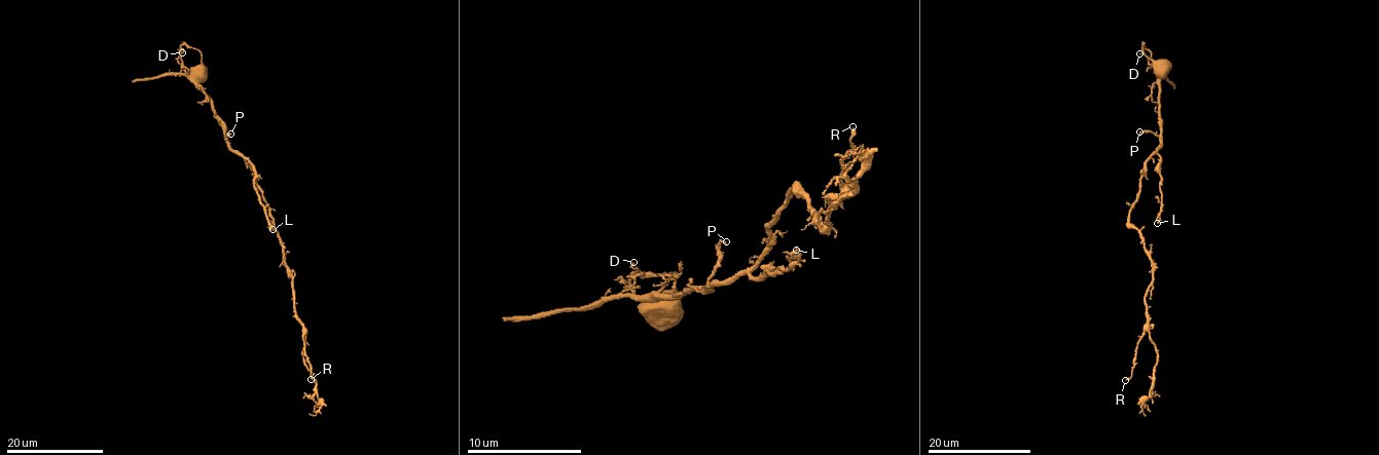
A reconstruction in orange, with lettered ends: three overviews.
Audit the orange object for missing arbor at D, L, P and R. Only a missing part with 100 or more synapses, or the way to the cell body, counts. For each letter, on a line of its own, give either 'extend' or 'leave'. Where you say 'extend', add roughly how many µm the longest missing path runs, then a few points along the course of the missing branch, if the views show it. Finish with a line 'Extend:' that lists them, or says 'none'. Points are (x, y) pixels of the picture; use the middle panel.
D: leave
L: leave
P: leave
R: leave
Extend: none

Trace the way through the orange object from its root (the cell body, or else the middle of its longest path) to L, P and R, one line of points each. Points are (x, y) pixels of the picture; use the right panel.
L: (1160, 71), (1155, 72), (1159, 95), (1160, 144), (1157, 152), (1160, 156), (1162, 195), (1157, 223)
P: (1160, 71), (1155, 72), (1160, 134), (1139, 131)
R: (1160, 71), (1160, 145), (1145, 161), (1129, 212), (1153, 268), (1147, 330), (1125, 380)

